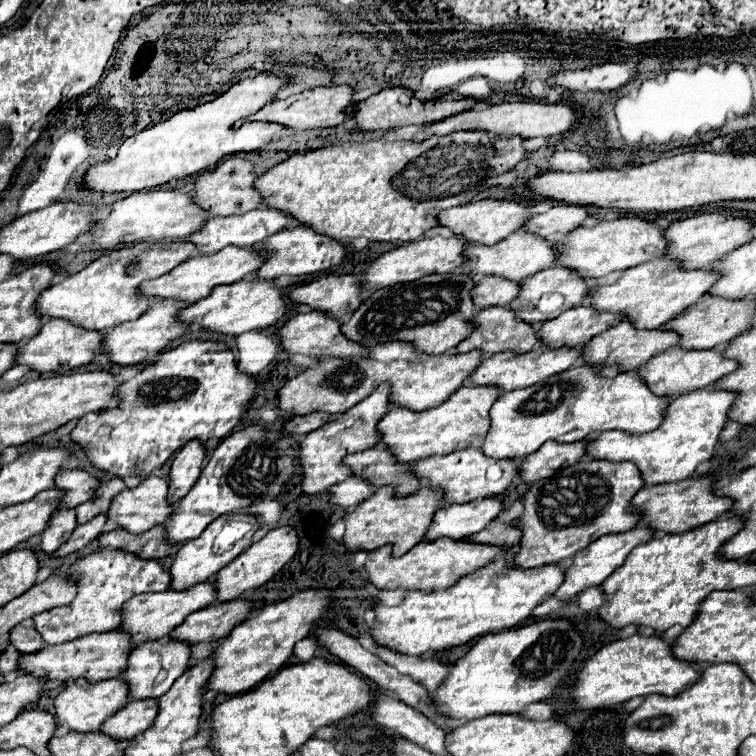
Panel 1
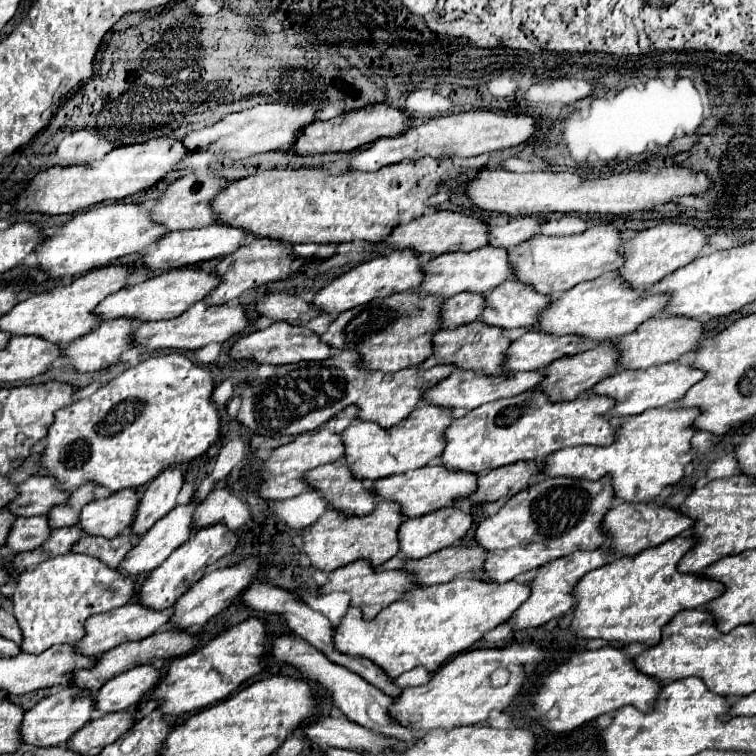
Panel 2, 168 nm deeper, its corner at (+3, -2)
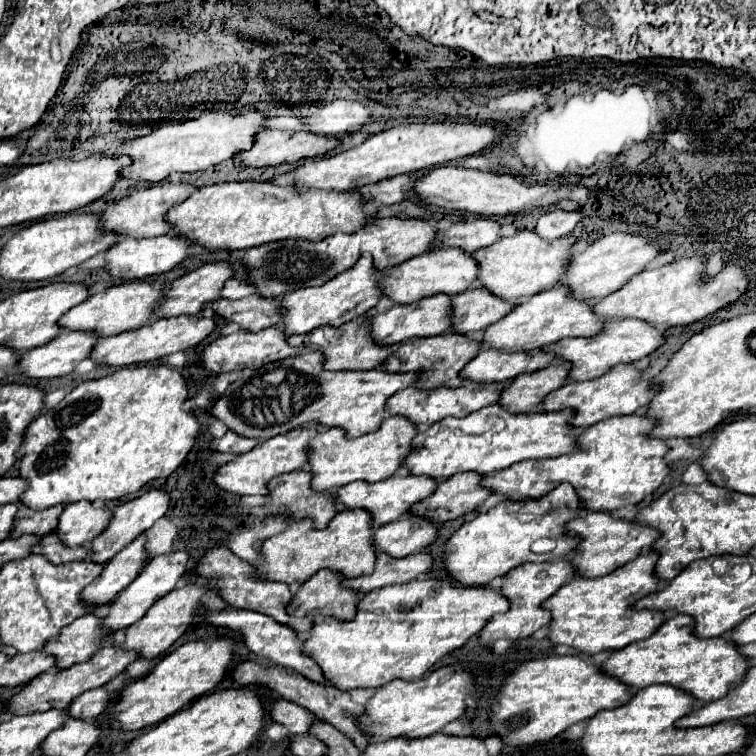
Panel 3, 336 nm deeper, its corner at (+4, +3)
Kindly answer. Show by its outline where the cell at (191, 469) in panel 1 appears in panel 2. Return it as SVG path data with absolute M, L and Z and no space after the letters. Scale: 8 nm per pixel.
M169 467L149 483L137 509L133 533L143 535L177 505L177 495L183 487L183 481L185 479L179 467Z

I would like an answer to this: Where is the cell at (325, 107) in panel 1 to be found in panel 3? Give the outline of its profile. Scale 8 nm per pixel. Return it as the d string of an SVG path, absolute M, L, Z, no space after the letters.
M242 110L236 116L208 112L196 120L160 126L158 130L140 136L136 140L124 142L114 156L130 156L132 164L120 170L120 180L142 180L142 182L162 182L172 172L196 172L230 160L236 152L248 150L254 144L256 132L260 132L266 118L256 110Z

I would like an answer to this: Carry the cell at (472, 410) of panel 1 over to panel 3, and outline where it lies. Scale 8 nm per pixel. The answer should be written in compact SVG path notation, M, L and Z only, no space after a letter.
M384 418L384 422L376 432L358 438L346 438L346 434L340 428L320 430L306 448L308 470L312 474L312 482L310 482L312 490L328 492L356 480L376 482L394 476L402 466L404 454L408 454L410 442L416 436L416 432L418 432L416 426L412 426L412 422L408 422L406 418Z

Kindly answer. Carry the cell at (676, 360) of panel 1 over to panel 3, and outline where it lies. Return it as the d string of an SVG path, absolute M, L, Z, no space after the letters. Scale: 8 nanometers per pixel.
M620 364L614 366L612 370L604 372L600 378L588 380L588 382L566 382L556 390L556 394L548 396L548 402L540 408L542 412L558 412L564 408L574 410L574 416L570 420L570 426L574 428L588 428L600 420L612 418L612 416L626 416L634 414L640 408L644 408L652 400L652 388L648 380L640 380L642 372L636 370L630 364Z

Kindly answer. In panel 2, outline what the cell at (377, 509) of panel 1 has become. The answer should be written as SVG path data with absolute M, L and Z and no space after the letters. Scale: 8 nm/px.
M381 501L373 513L369 515L337 515L337 511L329 509L319 517L317 523L313 523L307 531L303 531L303 547L301 551L309 555L311 565L321 571L335 571L339 567L345 567L347 563L353 563L357 559L369 559L373 567L379 567L387 559L395 557L399 551L397 543L397 531L401 523L405 521L405 515L397 511L397 503Z

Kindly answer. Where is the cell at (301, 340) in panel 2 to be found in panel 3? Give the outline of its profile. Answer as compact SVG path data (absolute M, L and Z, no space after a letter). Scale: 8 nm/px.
M266 328L266 330L260 330L260 332L234 332L230 336L222 336L222 338L216 338L214 342L210 342L200 360L204 364L206 370L214 372L214 374L220 374L220 372L232 372L232 370L244 370L244 368L258 368L262 364L268 364L268 362L276 362L276 360L284 360L288 356L294 356L298 350L292 348L286 338L284 338L284 332L280 328Z

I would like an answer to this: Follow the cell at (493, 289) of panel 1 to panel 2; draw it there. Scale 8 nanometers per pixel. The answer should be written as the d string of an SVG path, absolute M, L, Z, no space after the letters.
M471 291L453 295L443 305L443 329L453 329L479 319L483 307L485 307L485 295L477 295Z

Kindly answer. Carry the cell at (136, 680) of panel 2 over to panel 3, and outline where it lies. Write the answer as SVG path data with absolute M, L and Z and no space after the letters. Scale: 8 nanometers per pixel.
M94 688L94 690L88 690L88 692L76 696L74 702L70 702L70 706L66 710L68 710L70 718L92 720L98 714L102 714L110 702L112 702L112 694L108 690Z

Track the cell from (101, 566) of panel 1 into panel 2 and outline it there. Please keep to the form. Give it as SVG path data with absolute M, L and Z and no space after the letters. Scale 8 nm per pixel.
M79 553L61 555L23 571L11 595L15 617L23 631L21 651L43 653L57 643L77 643L85 635L85 621L91 615L129 603L135 597L135 587L135 579L121 579L115 569L105 567L99 559Z

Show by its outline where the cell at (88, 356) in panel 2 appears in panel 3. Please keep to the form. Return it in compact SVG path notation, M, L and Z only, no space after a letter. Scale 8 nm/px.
M60 332L52 342L32 348L20 356L20 372L28 378L56 378L70 374L78 362L90 356L96 334Z

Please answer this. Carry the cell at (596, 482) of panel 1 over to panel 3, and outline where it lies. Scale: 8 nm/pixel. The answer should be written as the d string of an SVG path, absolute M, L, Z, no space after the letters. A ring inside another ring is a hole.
M560 484L550 494L538 500L500 502L496 508L488 510L486 514L478 514L472 522L464 524L452 534L452 538L444 546L444 570L462 586L482 586L490 584L502 574L508 574L508 570L524 562L566 558L574 550L574 546L578 546L578 538L566 536L564 526L580 512L580 500L568 484ZM540 538L552 538L556 542L556 548L546 554L534 554L530 546L534 540Z

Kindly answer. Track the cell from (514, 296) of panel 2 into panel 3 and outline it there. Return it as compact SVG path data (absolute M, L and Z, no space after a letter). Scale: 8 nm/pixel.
M474 288L452 296L452 332L468 334L484 330L496 320L504 318L512 310L512 304L492 296L484 288Z

